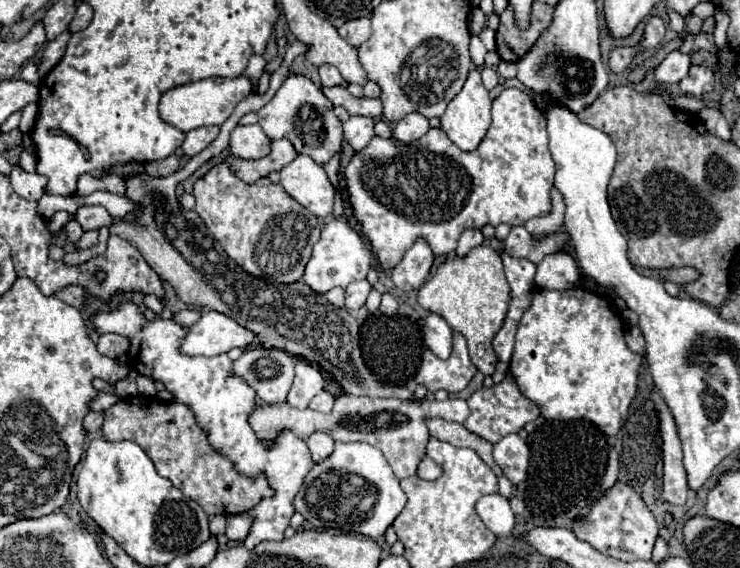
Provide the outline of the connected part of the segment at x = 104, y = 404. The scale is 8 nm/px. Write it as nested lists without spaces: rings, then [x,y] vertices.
[[[99,393],[97,399],[91,403],[91,409],[95,409],[95,411],[105,411],[105,409],[113,407],[119,399],[121,399],[121,397],[115,395],[115,393]]]

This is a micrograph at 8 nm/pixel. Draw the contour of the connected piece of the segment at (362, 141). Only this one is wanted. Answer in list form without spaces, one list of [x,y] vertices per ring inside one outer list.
[[[349,117],[343,123],[343,133],[345,133],[345,141],[355,149],[361,151],[363,147],[369,145],[369,141],[375,137],[373,131],[375,121],[367,119],[367,117]]]

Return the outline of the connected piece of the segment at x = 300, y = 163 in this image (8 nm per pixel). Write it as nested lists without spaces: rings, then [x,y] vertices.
[[[297,155],[289,165],[281,169],[281,185],[299,205],[309,209],[317,217],[329,217],[333,213],[333,187],[325,175],[325,169],[317,165],[309,155]]]

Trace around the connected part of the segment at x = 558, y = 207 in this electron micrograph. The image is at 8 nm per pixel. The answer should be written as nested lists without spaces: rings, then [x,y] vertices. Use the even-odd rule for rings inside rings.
[[[553,189],[551,197],[553,197],[553,211],[551,211],[551,215],[545,215],[545,217],[539,217],[539,219],[529,219],[525,223],[525,229],[531,233],[533,239],[543,239],[543,237],[549,237],[549,235],[561,231],[565,205],[563,205],[563,199],[561,199],[559,191]]]

